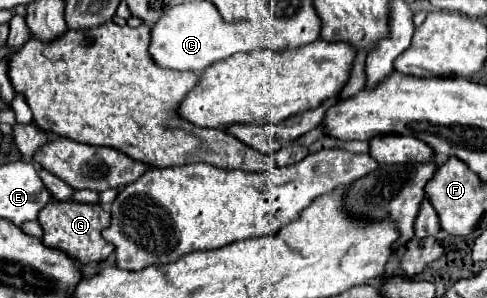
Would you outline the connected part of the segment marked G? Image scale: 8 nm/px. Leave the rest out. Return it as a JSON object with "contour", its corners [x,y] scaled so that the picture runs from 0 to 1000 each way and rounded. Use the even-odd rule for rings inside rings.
{"contour":[[[105,671],[80,711],[80,752],[88,765],[88,819],[101,832],[117,832],[129,852],[162,872],[166,886],[207,879],[232,846],[232,819],[224,819],[207,779],[224,758],[228,718],[216,711],[203,685],[162,685],[162,678],[117,678]]]}

